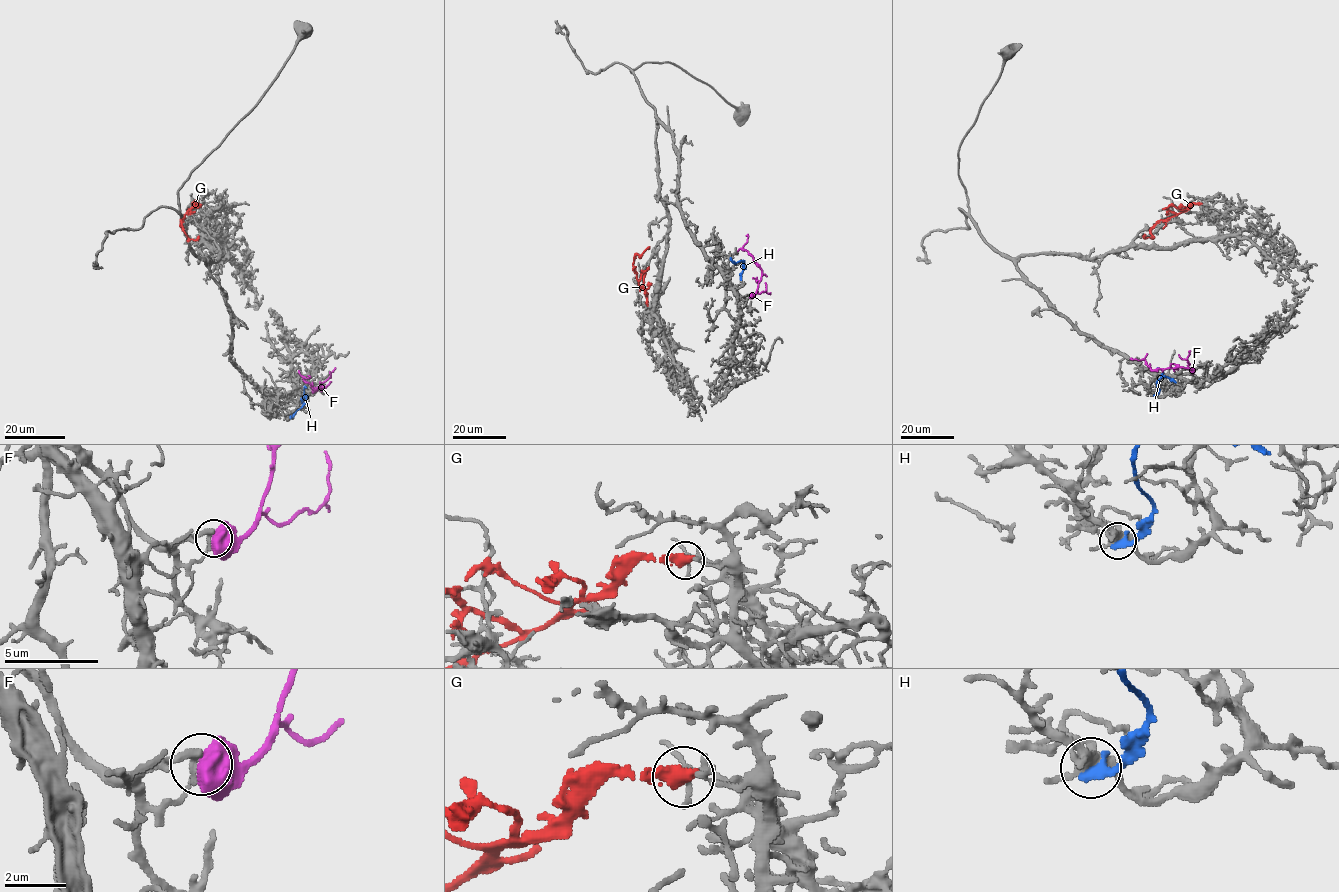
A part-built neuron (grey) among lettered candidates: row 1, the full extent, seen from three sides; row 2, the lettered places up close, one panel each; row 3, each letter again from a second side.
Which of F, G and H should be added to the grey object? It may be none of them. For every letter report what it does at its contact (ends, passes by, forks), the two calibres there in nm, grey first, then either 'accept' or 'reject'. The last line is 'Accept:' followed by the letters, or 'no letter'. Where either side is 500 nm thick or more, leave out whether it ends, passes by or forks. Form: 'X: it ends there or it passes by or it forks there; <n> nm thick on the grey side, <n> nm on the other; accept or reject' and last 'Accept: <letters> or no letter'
F: 340 nm thick on the grey side, 800 nm on the other; reject
G: it ends there; 180 nm thick on the grey side, 480 nm on the other; reject
H: it ends there; 360 nm thick on the grey side, 320 nm on the other; reject
Accept: no letter

